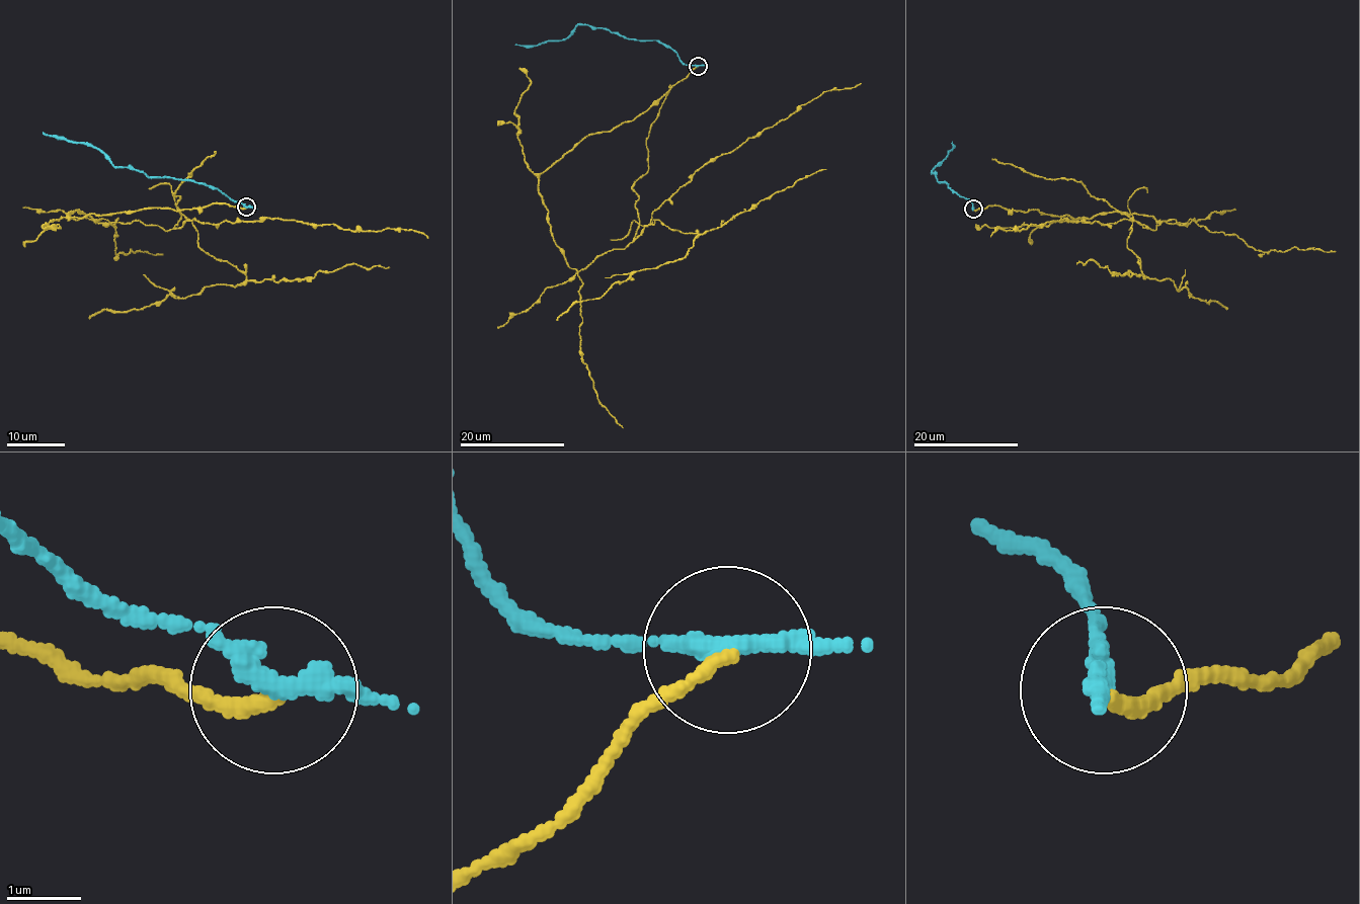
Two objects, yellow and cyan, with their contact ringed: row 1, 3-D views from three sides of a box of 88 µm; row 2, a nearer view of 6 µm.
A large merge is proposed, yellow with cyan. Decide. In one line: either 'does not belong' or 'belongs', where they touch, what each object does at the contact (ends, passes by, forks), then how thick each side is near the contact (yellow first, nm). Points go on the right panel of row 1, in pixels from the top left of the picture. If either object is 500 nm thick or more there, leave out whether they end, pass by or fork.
does not belong | (973, 209) | yellow ends | cyan passes by | 180/280 nm

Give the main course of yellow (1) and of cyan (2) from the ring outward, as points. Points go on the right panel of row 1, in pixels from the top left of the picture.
1: (972, 210), (1117, 212), (1179, 223), (1155, 230), (1129, 219), (1063, 219), (990, 236)
2: (972, 209), (972, 203), (946, 182), (940, 182), (932, 172), (953, 147), (952, 142)

